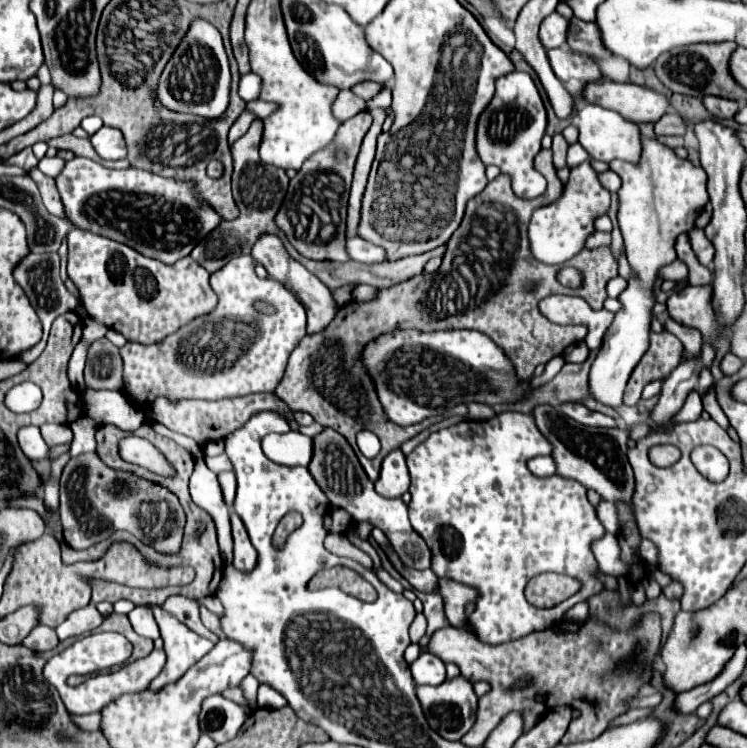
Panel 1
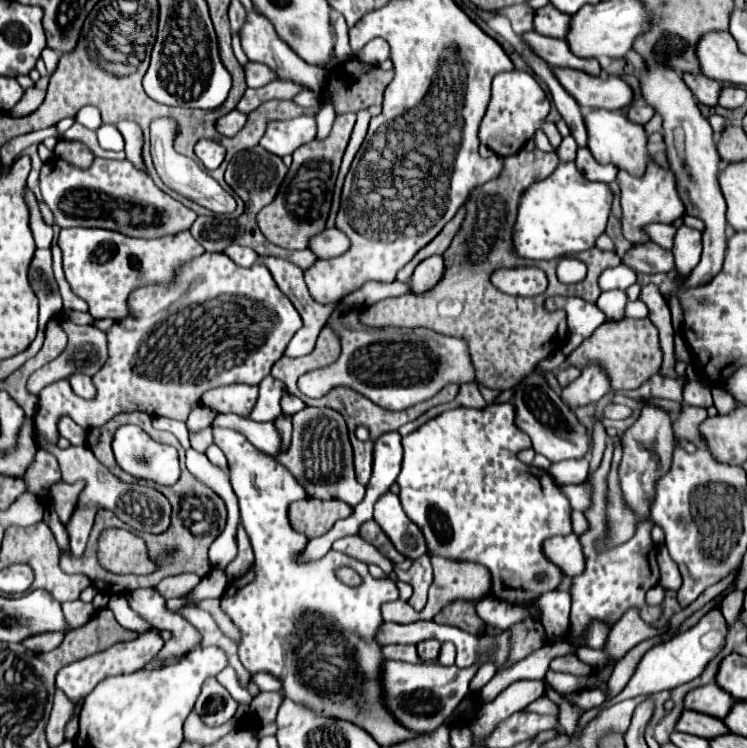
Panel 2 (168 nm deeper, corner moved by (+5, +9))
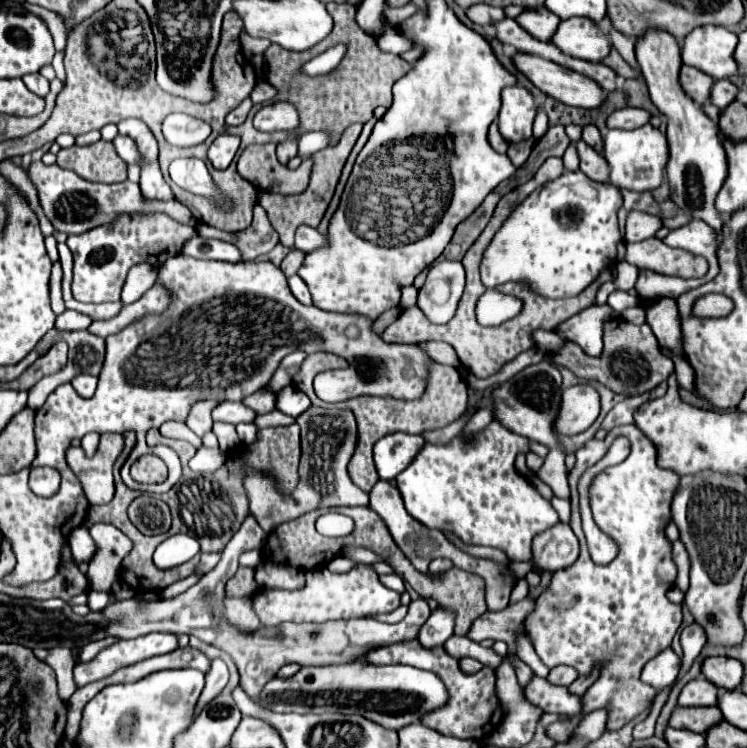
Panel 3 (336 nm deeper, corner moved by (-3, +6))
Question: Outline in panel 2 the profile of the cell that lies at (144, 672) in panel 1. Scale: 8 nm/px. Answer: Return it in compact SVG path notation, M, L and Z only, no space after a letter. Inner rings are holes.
M150 628L142 634L138 634L138 638L134 640L128 640L128 642L118 642L110 648L106 648L106 652L96 652L92 656L86 656L78 662L72 662L70 666L64 666L58 674L56 674L56 686L60 690L64 690L64 694L76 702L78 698L84 698L88 696L94 686L98 682L102 682L104 678L110 678L110 676L118 676L118 674L130 674L130 672L136 672L140 670L142 666L146 666L150 660L154 660L158 656L158 652L162 650L164 646L164 640L160 638L160 630L158 628Z

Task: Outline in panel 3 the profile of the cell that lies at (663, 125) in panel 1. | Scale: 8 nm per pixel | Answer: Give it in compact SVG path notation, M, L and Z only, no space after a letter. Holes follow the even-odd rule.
M624 107L614 111L608 117L608 127L616 129L638 129L650 121L650 113L646 109L634 109L634 107Z

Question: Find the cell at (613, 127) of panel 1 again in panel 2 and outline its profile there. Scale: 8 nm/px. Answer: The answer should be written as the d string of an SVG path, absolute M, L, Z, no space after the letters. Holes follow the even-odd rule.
M592 110L584 116L586 130L588 130L588 148L592 156L602 164L614 164L618 170L626 170L632 176L642 176L646 172L646 164L650 160L650 154L646 150L646 130L640 124L630 122L622 112L610 112L610 110Z

